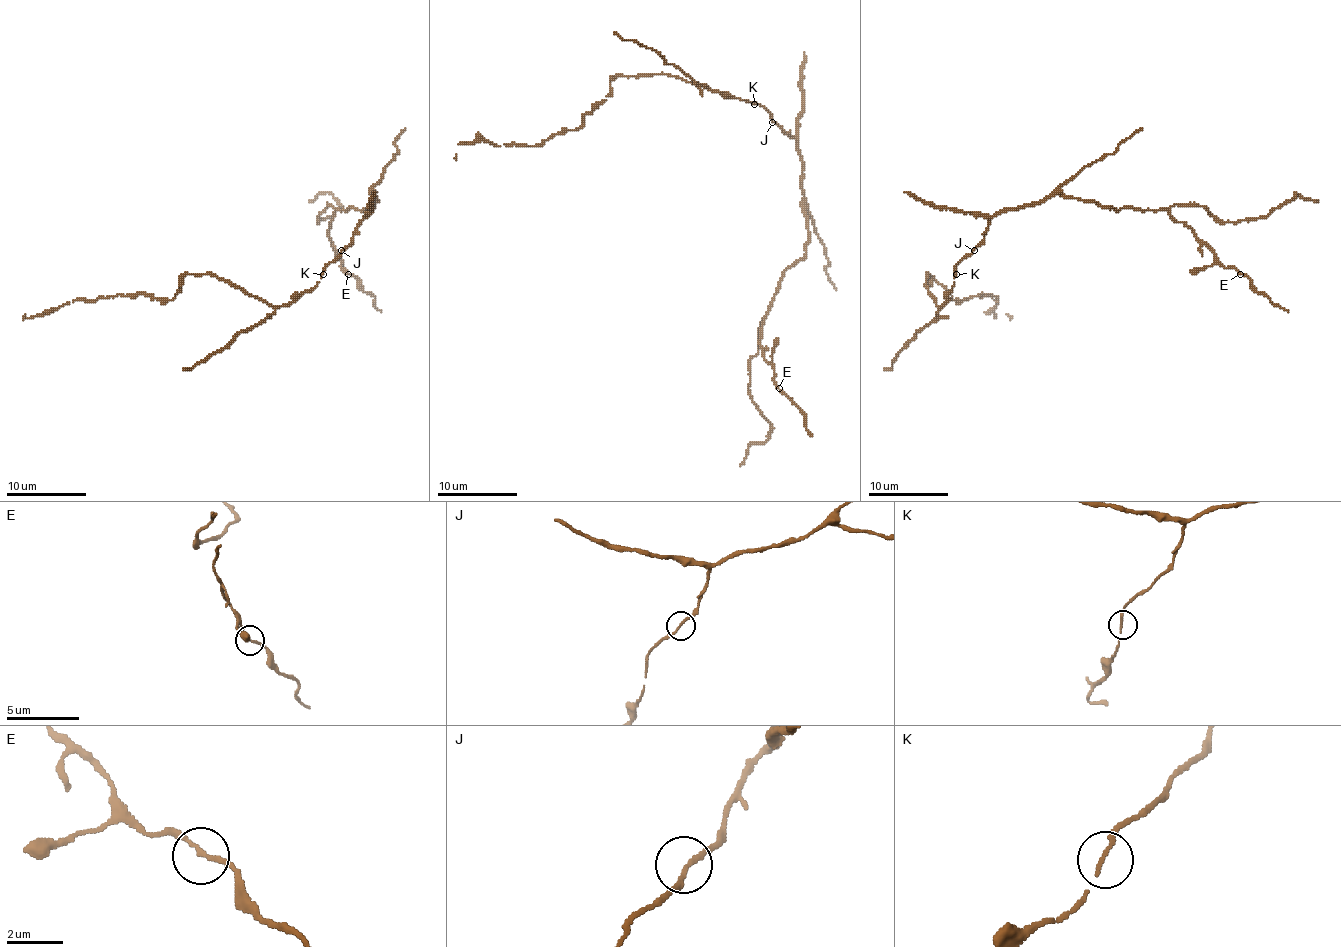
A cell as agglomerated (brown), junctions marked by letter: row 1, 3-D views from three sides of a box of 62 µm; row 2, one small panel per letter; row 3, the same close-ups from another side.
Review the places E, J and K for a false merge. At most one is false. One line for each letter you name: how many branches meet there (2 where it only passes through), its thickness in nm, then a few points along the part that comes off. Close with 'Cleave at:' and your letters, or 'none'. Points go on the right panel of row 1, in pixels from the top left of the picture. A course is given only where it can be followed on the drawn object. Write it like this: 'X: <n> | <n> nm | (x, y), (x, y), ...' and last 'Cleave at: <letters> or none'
Cleave at: none

